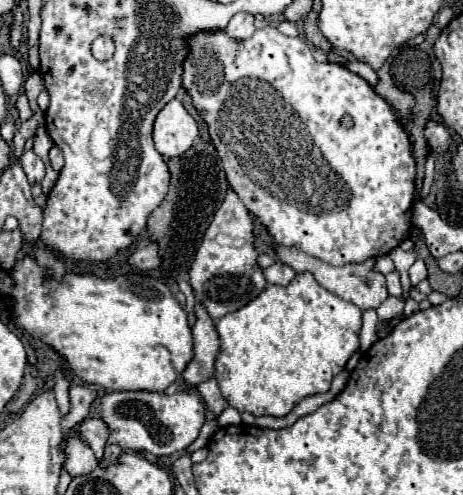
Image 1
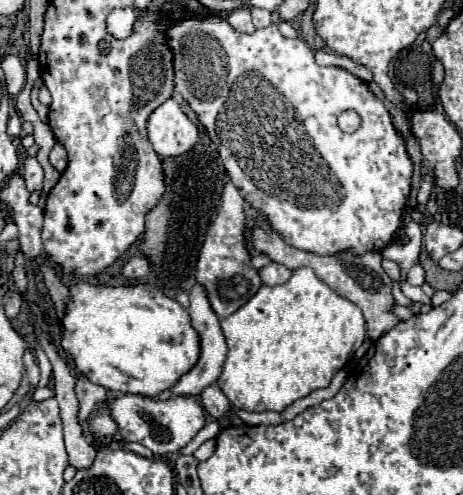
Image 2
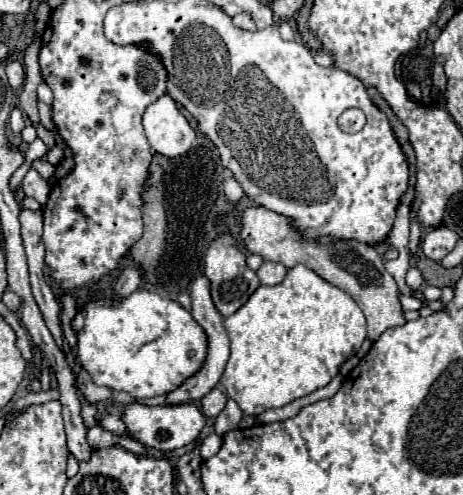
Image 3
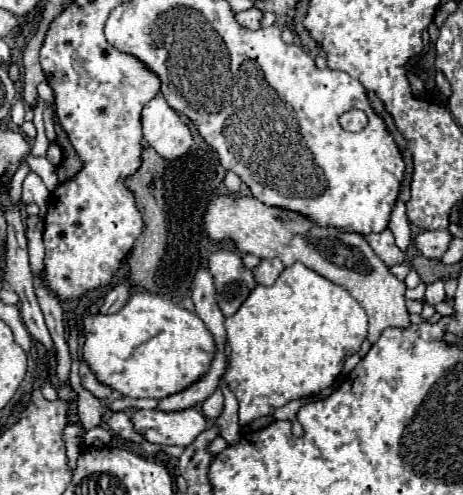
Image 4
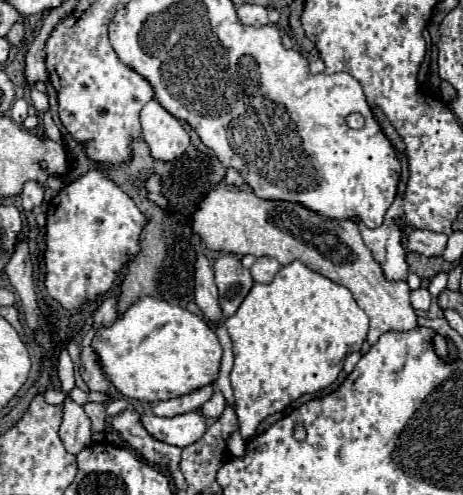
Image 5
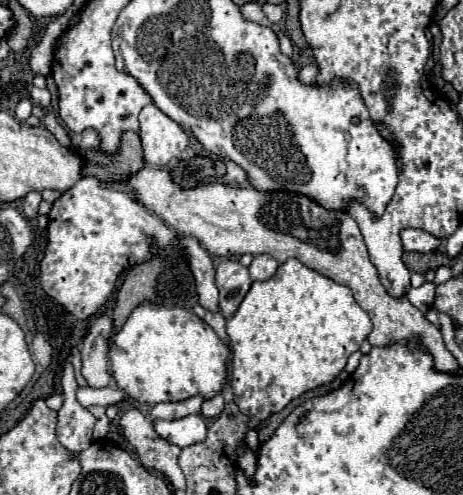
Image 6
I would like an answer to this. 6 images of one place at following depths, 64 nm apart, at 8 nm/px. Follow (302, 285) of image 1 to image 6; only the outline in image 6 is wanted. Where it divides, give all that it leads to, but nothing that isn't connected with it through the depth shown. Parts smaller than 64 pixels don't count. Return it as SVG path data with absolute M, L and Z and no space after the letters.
M288 258L278 266L276 274L270 280L252 284L236 314L226 322L226 332L230 336L230 346L234 352L230 372L234 402L244 414L250 416L246 444L258 458L258 434L254 426L274 412L280 412L290 400L298 398L300 394L332 382L344 370L348 356L360 350L362 342L372 332L372 322L370 316L354 300L348 286L336 284L328 276L304 266L296 258Z

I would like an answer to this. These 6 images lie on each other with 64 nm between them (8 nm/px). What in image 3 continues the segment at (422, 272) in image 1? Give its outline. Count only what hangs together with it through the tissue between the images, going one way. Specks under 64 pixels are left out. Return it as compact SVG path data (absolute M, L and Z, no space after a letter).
M412 266L412 268L408 270L408 274L406 274L406 284L408 284L412 290L418 290L418 288L424 284L422 274L420 274L420 270L418 270L416 266Z

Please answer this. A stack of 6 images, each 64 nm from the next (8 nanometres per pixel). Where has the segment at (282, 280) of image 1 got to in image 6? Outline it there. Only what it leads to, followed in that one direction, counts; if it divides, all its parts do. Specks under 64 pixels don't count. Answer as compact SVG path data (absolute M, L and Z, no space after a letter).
M268 254L254 256L252 264L248 266L252 280L268 280L268 278L272 278L276 268L278 268L278 262L272 256L268 256Z

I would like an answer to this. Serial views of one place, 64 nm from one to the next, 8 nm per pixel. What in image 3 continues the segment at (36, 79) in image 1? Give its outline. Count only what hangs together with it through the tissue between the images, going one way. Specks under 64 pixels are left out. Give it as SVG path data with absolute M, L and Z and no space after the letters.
M40 102L40 104L38 104L38 110L40 110L40 122L42 122L42 126L44 126L46 130L52 130L52 128L54 128L54 122L52 122L52 108L50 108L48 104Z

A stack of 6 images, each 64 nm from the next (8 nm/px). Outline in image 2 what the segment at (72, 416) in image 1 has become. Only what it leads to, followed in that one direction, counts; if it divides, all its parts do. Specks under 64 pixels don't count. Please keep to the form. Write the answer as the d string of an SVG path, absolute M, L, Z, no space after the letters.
M78 376L78 382L76 382L76 396L80 400L80 420L88 420L92 408L98 404L98 402L104 402L108 398L108 390L102 388L102 386L96 386L92 384L86 376Z

